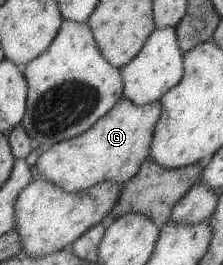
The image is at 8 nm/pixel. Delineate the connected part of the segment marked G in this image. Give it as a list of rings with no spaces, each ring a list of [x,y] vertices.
[[[121,96],[115,105],[95,121],[89,129],[71,139],[66,139],[44,149],[36,160],[37,173],[42,179],[58,185],[61,190],[68,192],[81,191],[94,186],[96,183],[107,181],[123,185],[139,171],[141,162],[149,157],[153,128],[160,115],[161,104],[159,100],[140,106]]]

